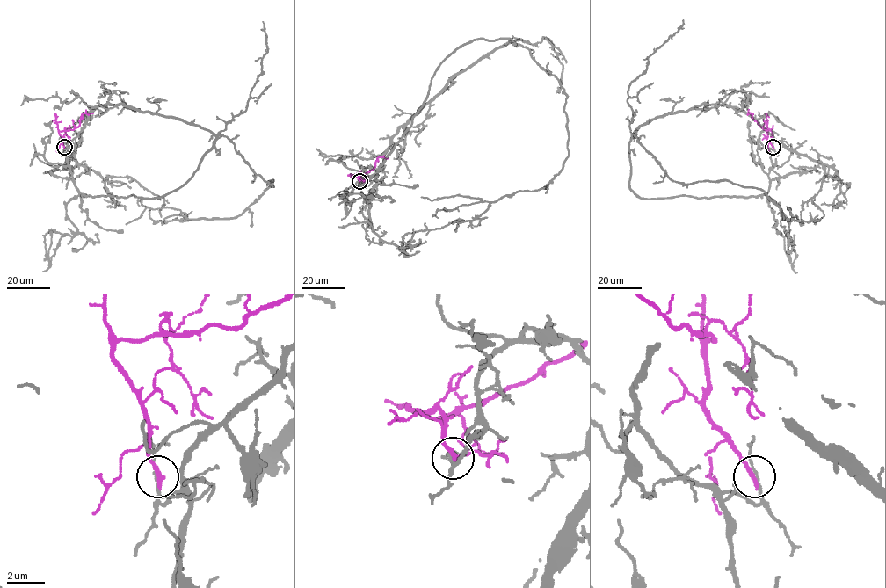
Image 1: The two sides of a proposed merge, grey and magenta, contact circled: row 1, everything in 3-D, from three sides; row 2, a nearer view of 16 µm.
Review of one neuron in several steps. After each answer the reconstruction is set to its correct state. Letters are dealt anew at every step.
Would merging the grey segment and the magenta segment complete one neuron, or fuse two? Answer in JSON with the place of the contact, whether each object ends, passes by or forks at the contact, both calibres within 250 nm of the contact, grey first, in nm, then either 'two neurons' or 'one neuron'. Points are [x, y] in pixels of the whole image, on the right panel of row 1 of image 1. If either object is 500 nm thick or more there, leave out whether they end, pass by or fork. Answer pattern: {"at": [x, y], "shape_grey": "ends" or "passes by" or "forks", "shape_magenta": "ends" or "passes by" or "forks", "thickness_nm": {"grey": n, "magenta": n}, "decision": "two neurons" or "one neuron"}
{"at": [773, 147], "shape_grey": "passes by", "shape_magenta": "ends", "thickness_nm": {"grey": 110, "magenta": 280}, "decision": "two neurons"}

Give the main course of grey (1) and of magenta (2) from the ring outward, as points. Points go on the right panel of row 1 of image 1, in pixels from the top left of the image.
1: (773, 147), (744, 112), (701, 104), (636, 130), (629, 187), (764, 194), (788, 222), (787, 256), (780, 232)
2: (773, 147), (767, 140), (767, 130), (750, 112)

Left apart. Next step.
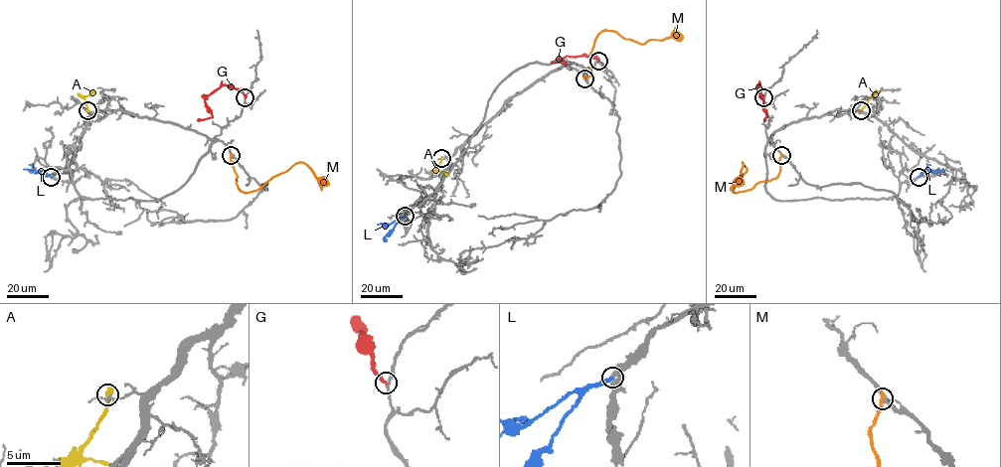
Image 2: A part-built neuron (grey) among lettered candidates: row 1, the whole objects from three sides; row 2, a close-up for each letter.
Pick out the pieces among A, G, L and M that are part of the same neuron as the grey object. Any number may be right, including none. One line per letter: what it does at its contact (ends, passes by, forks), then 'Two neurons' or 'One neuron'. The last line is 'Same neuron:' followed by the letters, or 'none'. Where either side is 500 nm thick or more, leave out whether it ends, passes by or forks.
A: It ends there. Two neurons
G: It ends there. Two neurons
L: It ends there. One neuron
M: It ends there. Two neurons
Same neuron: L

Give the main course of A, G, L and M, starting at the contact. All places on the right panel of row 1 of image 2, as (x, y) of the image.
A: (861, 110), (879, 91)
G: (763, 97), (758, 85), (766, 116), (764, 120)
L: (918, 176), (925, 171), (944, 171)
M: (781, 155), (776, 177), (735, 193), (734, 187), (747, 171), (743, 162), (741, 176), (731, 190)

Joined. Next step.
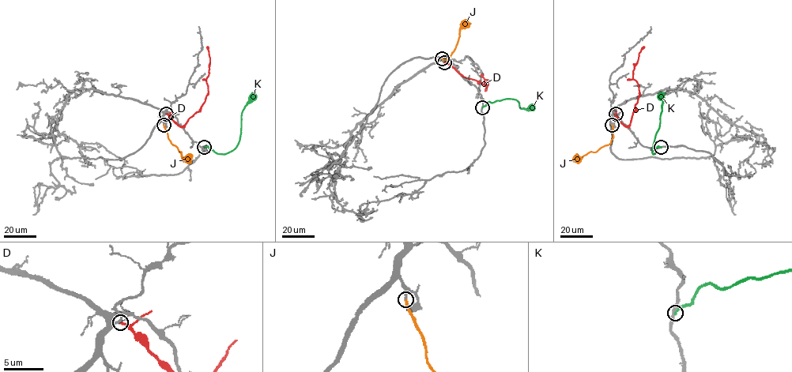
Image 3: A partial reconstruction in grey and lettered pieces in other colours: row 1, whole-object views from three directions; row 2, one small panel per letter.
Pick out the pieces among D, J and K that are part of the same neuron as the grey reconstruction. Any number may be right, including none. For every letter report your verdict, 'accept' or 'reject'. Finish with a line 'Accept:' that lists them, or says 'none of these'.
D: reject
J: accept
K: reject
Accept: J

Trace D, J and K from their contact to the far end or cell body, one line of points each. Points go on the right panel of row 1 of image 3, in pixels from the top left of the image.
D: (616, 114), (624, 125), (630, 124), (639, 92), (638, 83), (633, 78), (633, 71), (639, 53), (644, 46)
J: (612, 125), (613, 138), (610, 143), (573, 159)
K: (661, 147), (656, 148), (656, 152), (652, 153), (663, 101), (658, 94)

